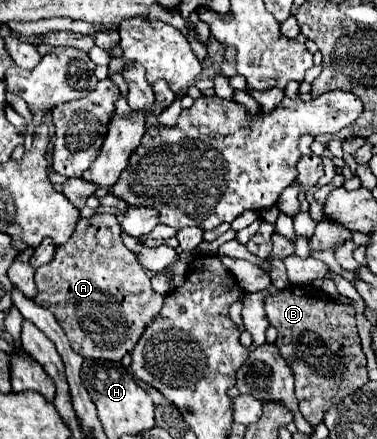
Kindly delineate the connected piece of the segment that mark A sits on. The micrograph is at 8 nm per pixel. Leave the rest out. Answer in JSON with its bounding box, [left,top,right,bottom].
[35,214,165,362]

